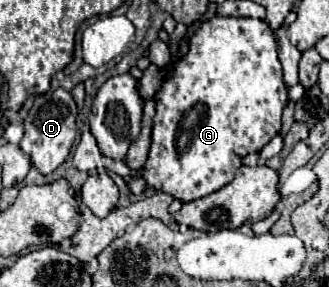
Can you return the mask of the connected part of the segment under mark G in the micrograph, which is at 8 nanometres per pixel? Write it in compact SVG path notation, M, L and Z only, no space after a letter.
M209 17L191 37L189 51L167 67L167 77L155 95L151 149L143 167L147 187L169 193L183 203L225 187L233 181L241 159L249 153L259 153L279 133L281 113L287 103L289 97L277 59L277 41L269 25L261 19Z

